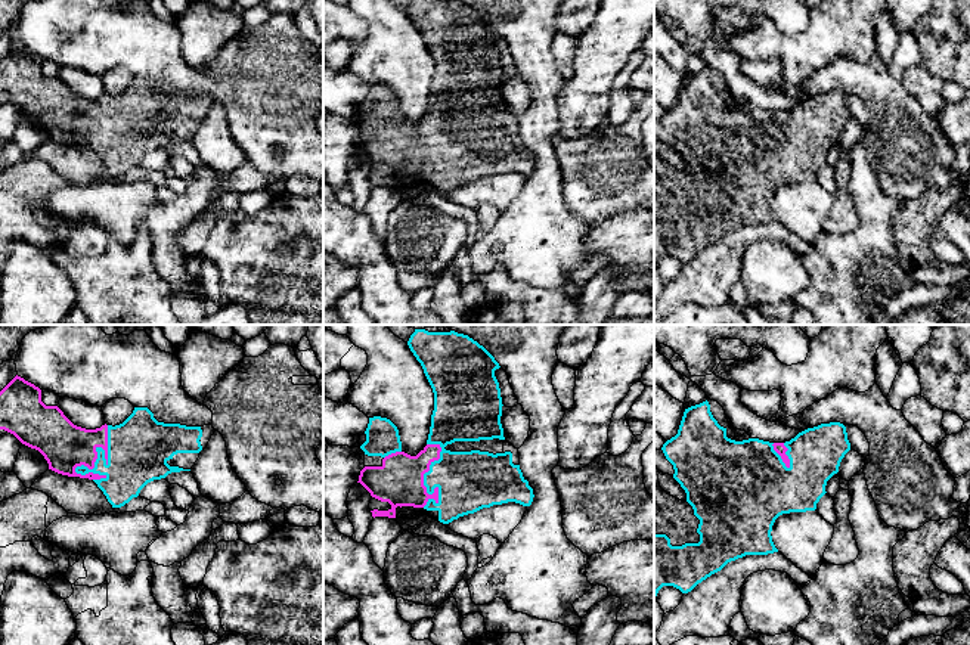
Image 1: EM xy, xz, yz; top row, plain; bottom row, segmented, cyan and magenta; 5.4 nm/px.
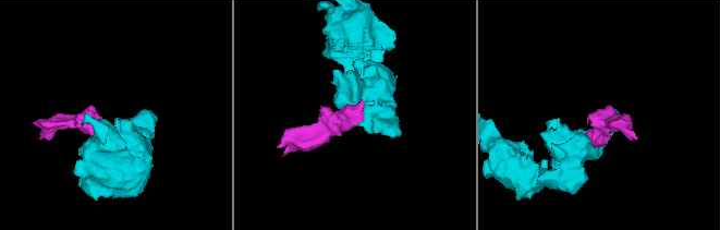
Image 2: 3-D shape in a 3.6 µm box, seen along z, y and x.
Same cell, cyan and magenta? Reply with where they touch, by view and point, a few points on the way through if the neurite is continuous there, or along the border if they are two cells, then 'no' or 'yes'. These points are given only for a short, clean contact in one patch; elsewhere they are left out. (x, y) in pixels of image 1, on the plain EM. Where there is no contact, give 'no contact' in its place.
contact xy (96, 118); yes

